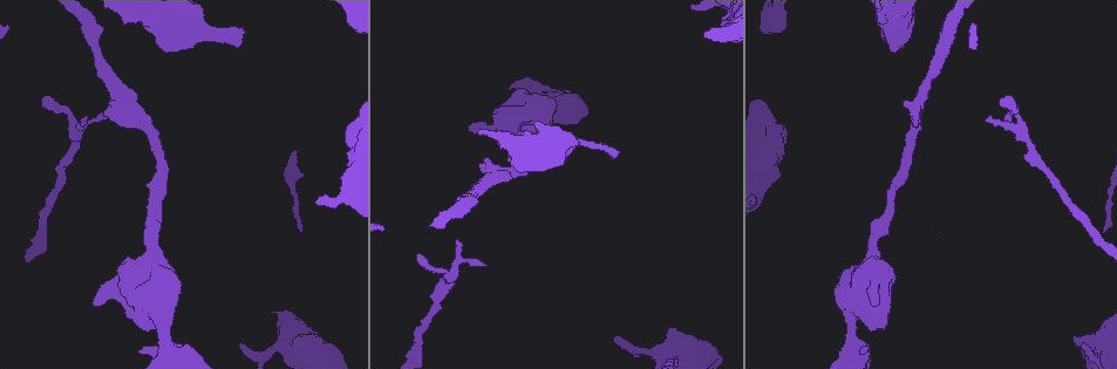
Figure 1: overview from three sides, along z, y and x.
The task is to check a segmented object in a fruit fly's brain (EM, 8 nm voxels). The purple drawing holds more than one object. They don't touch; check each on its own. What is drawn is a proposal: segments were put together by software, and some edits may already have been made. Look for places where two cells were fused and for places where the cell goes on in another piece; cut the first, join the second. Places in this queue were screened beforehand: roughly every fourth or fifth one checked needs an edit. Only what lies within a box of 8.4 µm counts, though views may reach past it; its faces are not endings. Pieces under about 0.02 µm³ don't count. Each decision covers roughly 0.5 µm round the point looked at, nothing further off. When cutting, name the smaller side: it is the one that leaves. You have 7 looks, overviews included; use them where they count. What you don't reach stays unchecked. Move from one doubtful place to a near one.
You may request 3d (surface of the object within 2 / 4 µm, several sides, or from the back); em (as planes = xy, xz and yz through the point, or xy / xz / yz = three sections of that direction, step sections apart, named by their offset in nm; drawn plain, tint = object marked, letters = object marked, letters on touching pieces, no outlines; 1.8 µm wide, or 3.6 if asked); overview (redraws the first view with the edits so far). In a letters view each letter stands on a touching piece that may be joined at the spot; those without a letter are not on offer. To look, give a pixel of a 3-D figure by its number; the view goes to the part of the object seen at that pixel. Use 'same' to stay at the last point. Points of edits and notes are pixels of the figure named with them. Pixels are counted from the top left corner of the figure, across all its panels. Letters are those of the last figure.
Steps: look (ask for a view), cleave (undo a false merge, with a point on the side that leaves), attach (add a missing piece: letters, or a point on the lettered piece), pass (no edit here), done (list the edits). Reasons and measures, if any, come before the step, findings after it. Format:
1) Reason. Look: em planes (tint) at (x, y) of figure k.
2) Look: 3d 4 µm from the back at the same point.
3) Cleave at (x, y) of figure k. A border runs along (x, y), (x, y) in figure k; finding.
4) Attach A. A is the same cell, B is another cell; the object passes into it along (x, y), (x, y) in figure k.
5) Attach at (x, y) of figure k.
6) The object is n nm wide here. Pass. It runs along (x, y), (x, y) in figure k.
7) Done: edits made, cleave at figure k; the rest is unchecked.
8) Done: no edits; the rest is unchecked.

An open end. Look: 3d 4 µm from the back at (876, 306) of figure 1.

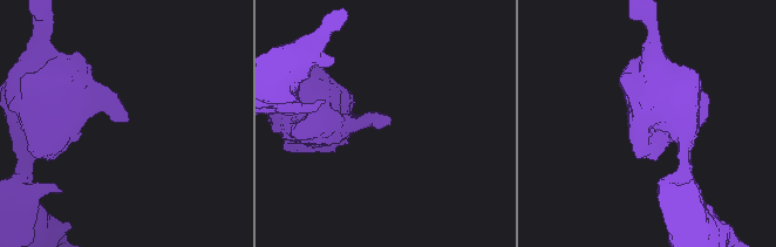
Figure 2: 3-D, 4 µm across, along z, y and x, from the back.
Look: em 3.6 µm yz step 8 (tint) at (387, 122) of figure 2.

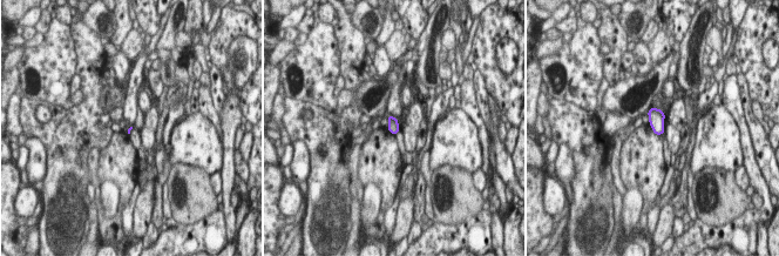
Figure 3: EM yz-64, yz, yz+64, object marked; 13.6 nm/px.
Cut it another way. Look: em 3.6 µm planes (letters) at the same point.

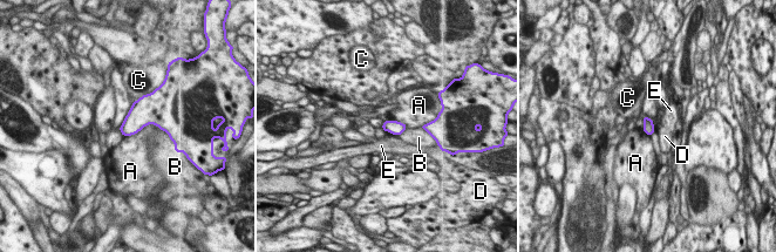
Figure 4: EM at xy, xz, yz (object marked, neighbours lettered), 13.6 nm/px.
The object is 160 nm wide here. Pass. A, B, C, D and E are other cells; a border runs along (164, 130), (147, 124), (124, 136) in figure 4; no lettered piece goes on from it.

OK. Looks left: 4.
Branch stops here. Look: em planes (letters) at (616, 337) of figure 1.

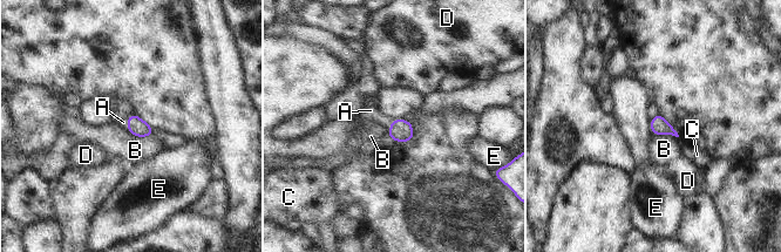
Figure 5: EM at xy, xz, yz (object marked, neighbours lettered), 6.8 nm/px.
The longest contact is with B, 190 nm. Attach A. A is the same cell, B, C, D and E are other cells; the object passes into it along (137, 127), (127, 123), (123, 122) in figure 5; it goes on there.

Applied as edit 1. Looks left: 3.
Done: edits made, attach at figure 5; the rest is unchecked.

